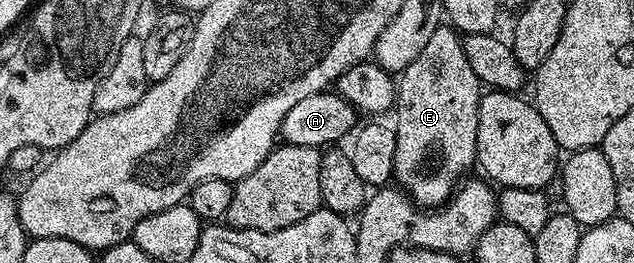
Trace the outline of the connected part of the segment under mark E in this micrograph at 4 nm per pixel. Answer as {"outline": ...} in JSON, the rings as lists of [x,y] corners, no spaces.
{"outline":[[[448,24],[437,26],[435,32],[431,32],[431,40],[427,40],[423,52],[419,52],[415,60],[411,60],[406,70],[400,71],[399,81],[396,83],[397,143],[393,178],[396,185],[418,206],[436,208],[446,205],[470,173],[468,170],[474,169],[477,160],[477,129],[482,93],[483,83],[475,76],[467,60],[462,35]]]}

